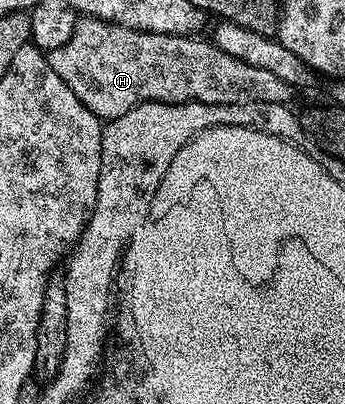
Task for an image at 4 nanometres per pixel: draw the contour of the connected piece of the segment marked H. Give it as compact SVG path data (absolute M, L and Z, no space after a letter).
M89 16L79 17L71 39L63 47L49 51L48 57L52 72L100 120L119 118L145 102L289 103L296 94L295 88L275 73L233 58L213 41L133 30Z

